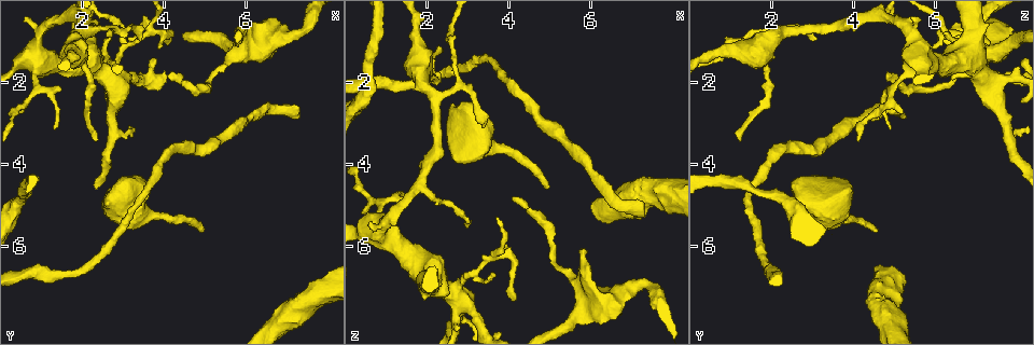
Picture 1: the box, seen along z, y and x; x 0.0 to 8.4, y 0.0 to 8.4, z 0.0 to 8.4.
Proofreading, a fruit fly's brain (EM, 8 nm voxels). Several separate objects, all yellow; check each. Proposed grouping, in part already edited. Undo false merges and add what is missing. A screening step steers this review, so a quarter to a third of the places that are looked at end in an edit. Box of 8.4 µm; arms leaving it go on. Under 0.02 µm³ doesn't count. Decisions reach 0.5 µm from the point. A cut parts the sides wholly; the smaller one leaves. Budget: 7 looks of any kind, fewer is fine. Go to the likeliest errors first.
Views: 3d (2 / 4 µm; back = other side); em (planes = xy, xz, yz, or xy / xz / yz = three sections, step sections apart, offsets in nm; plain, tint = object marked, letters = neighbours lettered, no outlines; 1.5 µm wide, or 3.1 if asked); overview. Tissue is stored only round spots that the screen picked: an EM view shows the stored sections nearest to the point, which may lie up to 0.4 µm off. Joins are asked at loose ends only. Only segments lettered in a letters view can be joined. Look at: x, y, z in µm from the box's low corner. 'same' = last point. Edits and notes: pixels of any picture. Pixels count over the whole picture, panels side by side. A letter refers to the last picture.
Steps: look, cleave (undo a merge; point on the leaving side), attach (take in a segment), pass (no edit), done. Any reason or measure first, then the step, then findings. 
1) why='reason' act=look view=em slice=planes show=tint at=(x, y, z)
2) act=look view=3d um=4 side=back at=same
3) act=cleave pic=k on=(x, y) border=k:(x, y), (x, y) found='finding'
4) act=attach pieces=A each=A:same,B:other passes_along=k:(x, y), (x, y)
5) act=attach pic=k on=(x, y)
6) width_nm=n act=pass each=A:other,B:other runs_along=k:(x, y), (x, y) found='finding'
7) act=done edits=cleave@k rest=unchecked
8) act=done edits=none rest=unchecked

why='an open end' act=look view=em slice=planes show=letters at=(7.20, 2.95, 5.20)

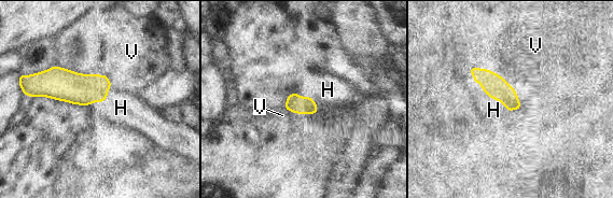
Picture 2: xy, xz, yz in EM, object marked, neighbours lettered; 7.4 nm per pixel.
act=attach pieces=H each=H:same,V:other found='the neuron continues'

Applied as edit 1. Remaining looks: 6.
why='redraw' act=look view=overview

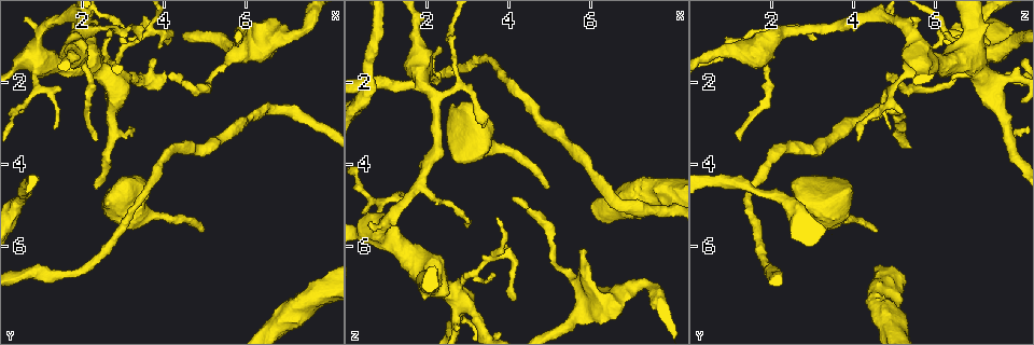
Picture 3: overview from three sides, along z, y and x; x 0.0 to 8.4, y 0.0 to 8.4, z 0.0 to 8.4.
why='branch stops here' act=look view=em slice=planes show=letters at=(4.85, 5.65, 4.55)

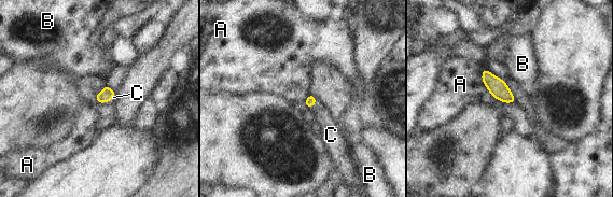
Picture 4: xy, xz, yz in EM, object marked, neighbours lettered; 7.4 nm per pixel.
act=attach pieces=C each=A:other,B:other,C:same found='it goes on there'

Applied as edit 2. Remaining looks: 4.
act=look view=overview

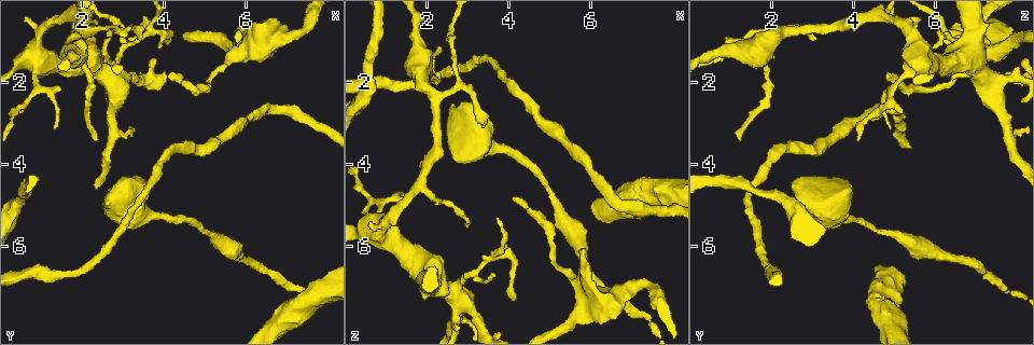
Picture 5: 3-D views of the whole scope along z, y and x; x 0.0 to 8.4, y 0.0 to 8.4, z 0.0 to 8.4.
why='branch stops here' act=look view=3d um=2 at=(2.35, 3.40, 1.25)

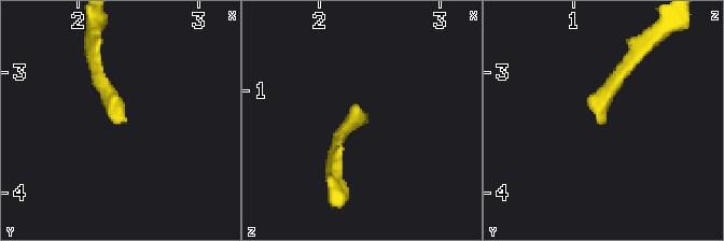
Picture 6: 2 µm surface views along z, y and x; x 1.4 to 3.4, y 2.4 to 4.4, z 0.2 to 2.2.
why='shape alone is not enough' act=look view=em slice=xy step=4 show=letters at=(2.40, 3.42, 1.26)

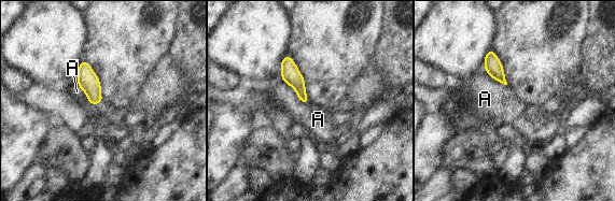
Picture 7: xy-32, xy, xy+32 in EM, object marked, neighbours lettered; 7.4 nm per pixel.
why='cut it another way' act=look view=em slice=planes show=letters at=same

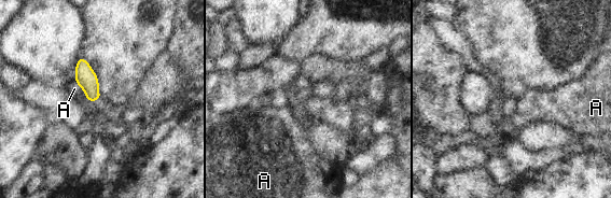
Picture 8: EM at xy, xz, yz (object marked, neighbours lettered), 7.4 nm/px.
act=pass each=A:other border=8:(75, 82), (92, 102) found='none of them fits'

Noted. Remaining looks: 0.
act=done edits=attach@2,attach@4 rest=unchecked

